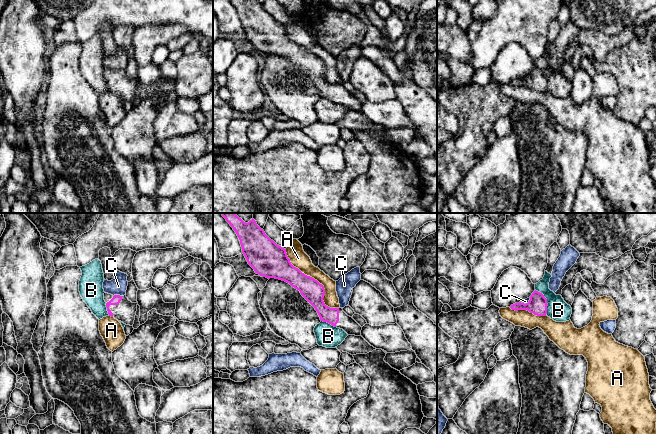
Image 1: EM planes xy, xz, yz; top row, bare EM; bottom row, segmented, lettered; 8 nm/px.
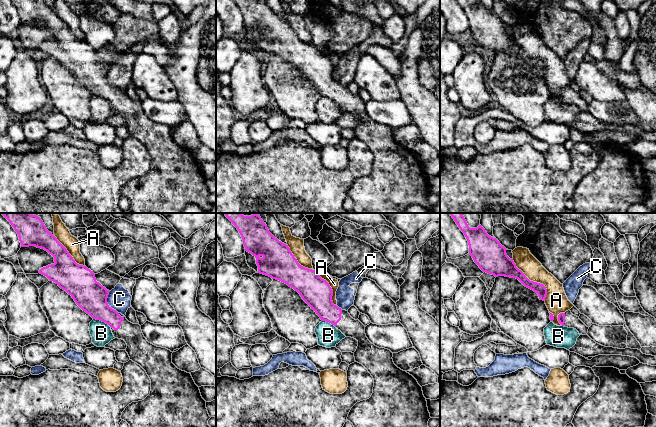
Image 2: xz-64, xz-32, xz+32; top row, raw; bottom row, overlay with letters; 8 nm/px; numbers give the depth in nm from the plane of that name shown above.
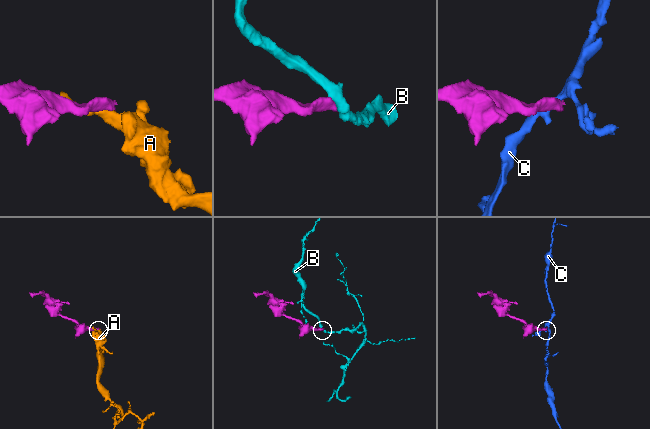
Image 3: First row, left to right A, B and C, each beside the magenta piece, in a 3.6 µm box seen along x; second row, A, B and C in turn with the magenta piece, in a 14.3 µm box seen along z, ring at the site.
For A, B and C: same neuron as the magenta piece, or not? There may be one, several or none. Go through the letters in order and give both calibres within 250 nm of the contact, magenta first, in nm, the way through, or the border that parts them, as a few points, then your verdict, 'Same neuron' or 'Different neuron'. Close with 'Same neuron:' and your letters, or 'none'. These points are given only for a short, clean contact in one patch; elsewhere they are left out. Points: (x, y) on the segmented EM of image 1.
A: Thickness 170 nm (magenta) against 140 nm. Different neuron
B: Thickness 150 nm (magenta) against 170 nm. Boundary: yz (535, 289), (546, 299), (546, 314). Different neuron
C: Thickness 70 nm (magenta) against 140 nm. Boundary: xy (122, 295), (113, 296). Different neuron
Same neuron: none

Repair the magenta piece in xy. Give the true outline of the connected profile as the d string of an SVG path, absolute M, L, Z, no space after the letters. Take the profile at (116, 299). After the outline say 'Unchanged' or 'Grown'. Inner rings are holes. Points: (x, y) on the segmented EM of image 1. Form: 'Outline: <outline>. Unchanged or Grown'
Outline: M104 293L104 300L109 316L114 317L126 325L133 326L138 303L132 303L126 295L113 296L108 293Z. Grown

